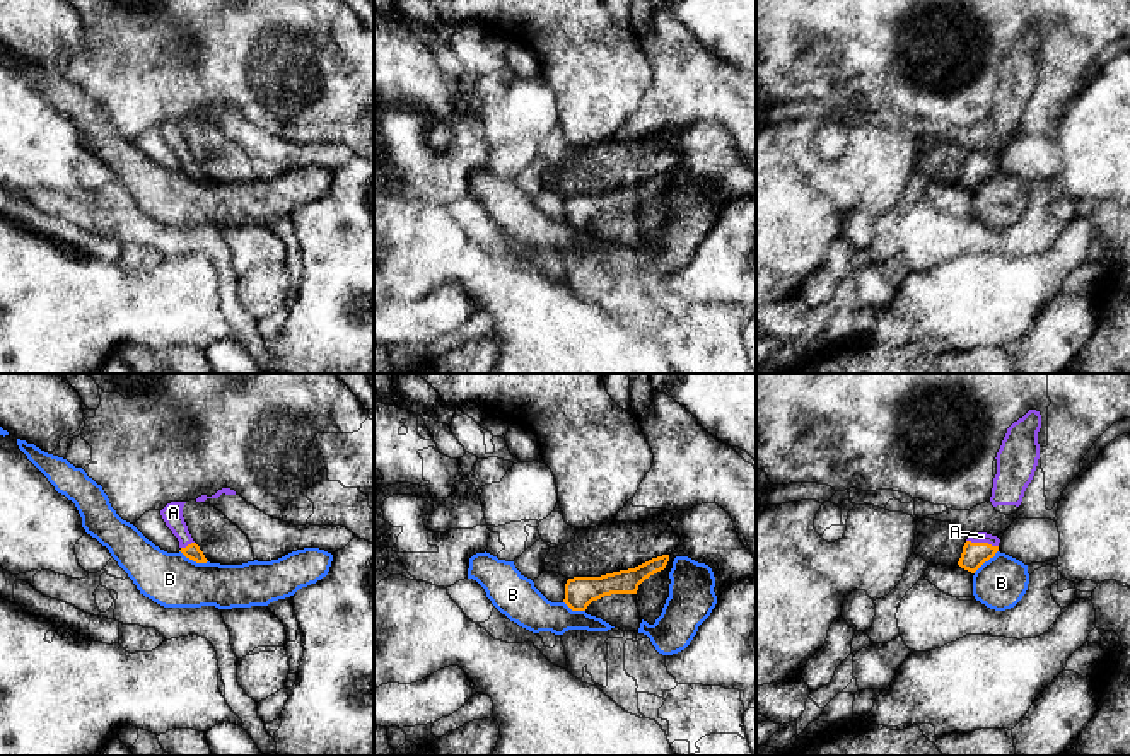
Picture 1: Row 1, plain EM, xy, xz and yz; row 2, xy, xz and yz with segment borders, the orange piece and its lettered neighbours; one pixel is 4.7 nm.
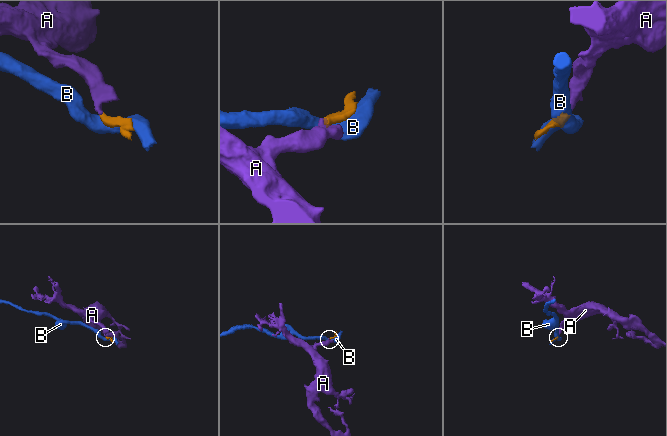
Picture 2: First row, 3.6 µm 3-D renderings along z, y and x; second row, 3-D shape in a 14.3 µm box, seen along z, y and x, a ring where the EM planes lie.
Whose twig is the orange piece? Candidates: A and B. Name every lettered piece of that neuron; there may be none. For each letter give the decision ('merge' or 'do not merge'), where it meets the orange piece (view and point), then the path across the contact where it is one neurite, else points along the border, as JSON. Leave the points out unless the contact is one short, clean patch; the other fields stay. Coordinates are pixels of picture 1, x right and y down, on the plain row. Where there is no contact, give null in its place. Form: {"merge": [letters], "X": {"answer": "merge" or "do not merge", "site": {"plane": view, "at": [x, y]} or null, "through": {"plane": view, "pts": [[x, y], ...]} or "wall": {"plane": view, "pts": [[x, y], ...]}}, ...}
{"merge": ["A"], "A": {"answer": "merge", "site": {"plane": "yz", "at": [982, 161]}, "through": {"plane": "yz", "pts": [[973, 173], [982, 161], [982, 154]]}}, "B": {"answer": "do not merge", "site": {"plane": "xy", "at": [193, 178]}}}

